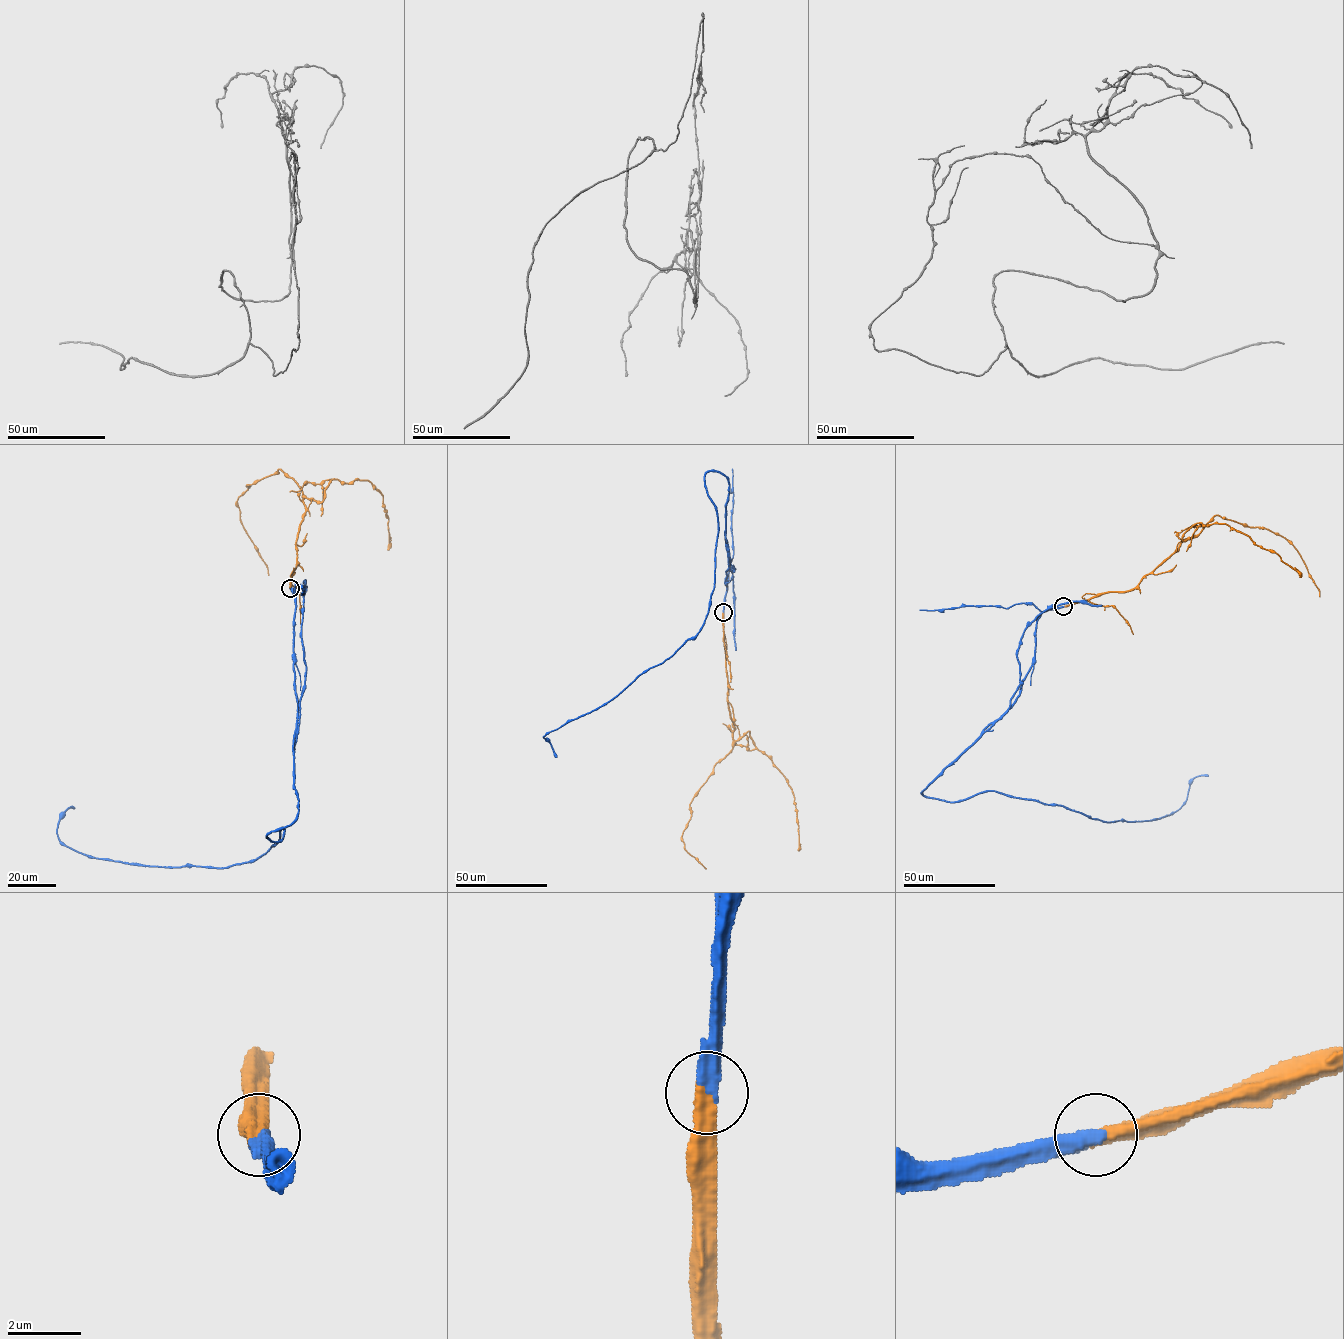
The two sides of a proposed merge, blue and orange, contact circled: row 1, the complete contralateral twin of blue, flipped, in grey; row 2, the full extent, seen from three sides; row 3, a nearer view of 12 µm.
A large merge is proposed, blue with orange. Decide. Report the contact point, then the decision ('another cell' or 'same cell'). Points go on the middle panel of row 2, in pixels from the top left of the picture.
(723, 612) | same cell

